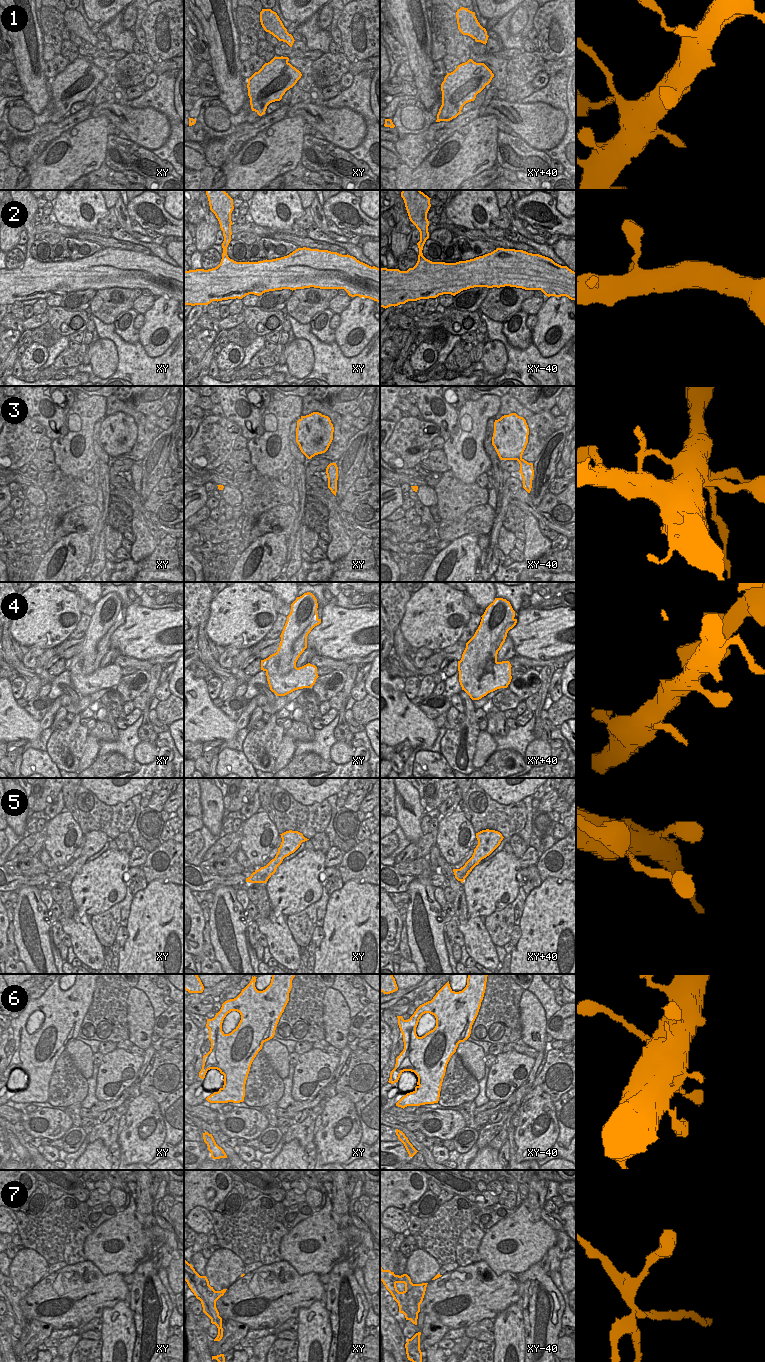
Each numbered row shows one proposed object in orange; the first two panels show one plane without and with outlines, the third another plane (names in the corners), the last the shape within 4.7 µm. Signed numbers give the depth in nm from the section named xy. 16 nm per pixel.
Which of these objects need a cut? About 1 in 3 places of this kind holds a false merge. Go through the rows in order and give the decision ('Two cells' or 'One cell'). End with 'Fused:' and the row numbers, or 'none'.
1: One cell
2: One cell
3: Two cells
4: One cell
5: One cell
6: One cell
7: Two cells
Fused: 3, 7.

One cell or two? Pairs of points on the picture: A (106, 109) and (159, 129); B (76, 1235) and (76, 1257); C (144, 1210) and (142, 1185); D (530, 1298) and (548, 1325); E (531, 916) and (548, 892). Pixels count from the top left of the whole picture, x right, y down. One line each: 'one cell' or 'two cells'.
A: one cell
B: one cell
C: one cell
D: one cell
E: one cell

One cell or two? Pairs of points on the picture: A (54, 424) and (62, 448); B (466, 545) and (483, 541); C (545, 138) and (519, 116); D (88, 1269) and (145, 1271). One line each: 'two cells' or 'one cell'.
A: two cells
B: two cells
C: one cell
D: two cells

